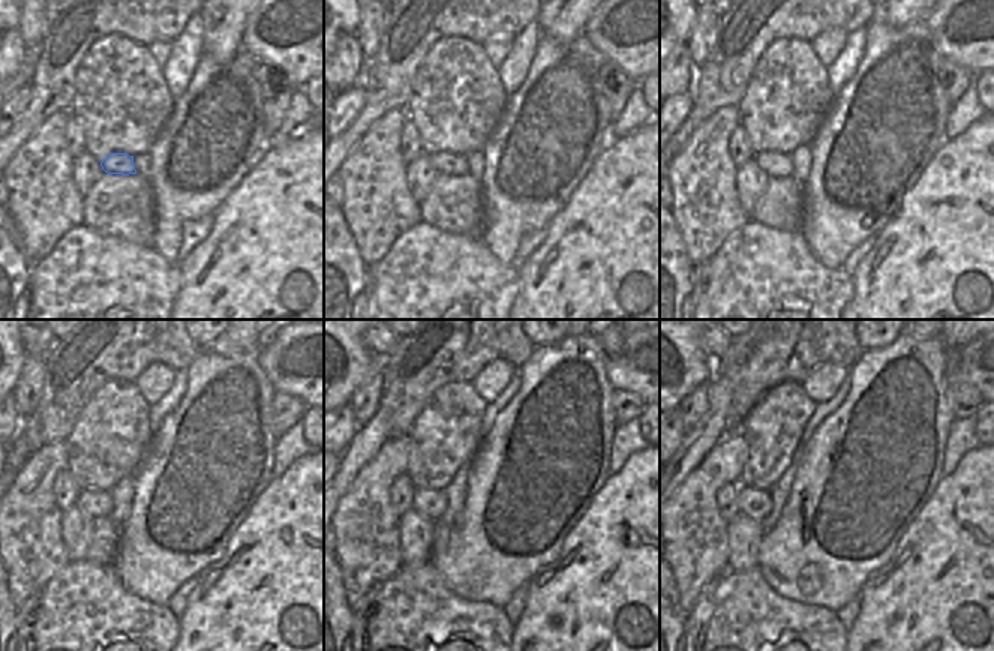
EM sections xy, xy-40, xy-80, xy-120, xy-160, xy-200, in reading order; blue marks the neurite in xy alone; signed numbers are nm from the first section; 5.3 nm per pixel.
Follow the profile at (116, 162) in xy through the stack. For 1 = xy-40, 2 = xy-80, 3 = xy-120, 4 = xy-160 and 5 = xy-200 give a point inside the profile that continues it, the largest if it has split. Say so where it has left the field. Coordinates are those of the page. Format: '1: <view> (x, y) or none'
1: xy-40 (452, 164)
2: xy-80 (774, 164)
3: xy-120 (98, 504)
4: xy-160 (431, 503)
5: xy-200 (753, 503)

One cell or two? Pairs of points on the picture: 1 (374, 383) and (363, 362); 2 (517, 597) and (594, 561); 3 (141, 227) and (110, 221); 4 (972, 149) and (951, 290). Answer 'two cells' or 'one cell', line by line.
1: two cells
2: two cells
3: one cell
4: one cell

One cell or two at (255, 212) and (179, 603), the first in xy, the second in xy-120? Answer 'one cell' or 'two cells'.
two cells

